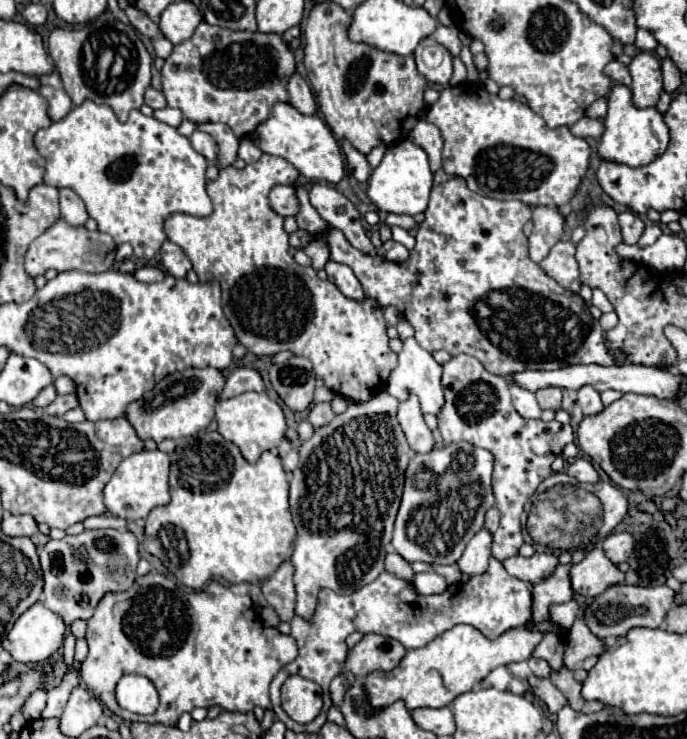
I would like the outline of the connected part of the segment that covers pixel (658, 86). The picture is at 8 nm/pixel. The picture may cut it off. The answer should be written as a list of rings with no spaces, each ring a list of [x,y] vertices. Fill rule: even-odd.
[[[640,52],[628,64],[632,76],[632,102],[636,108],[656,106],[662,92],[662,70],[660,62],[650,52]]]

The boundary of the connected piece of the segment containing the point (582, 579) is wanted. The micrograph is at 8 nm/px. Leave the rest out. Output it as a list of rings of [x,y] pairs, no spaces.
[[[602,548],[590,550],[582,562],[570,568],[572,590],[582,596],[598,596],[612,584],[622,584],[624,574],[606,558]]]

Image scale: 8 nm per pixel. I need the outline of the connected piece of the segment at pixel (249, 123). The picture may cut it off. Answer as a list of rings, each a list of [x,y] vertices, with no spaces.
[[[200,22],[194,36],[174,46],[172,54],[166,58],[162,66],[162,92],[168,100],[168,106],[182,110],[186,120],[192,120],[194,124],[222,122],[230,126],[238,138],[250,138],[256,126],[268,118],[272,104],[288,102],[286,82],[294,70],[296,62],[290,46],[284,44],[278,34],[234,32],[228,28],[212,26],[208,22]]]

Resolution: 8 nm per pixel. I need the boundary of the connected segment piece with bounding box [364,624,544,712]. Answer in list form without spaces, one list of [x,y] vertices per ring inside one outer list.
[[[458,624],[444,634],[438,634],[432,642],[422,648],[408,650],[398,668],[392,672],[372,672],[364,678],[364,690],[368,694],[368,702],[374,712],[384,710],[396,700],[404,700],[408,710],[416,708],[444,708],[456,696],[472,690],[472,686],[480,684],[494,668],[506,666],[510,662],[528,660],[536,644],[540,644],[544,636],[540,632],[532,632],[526,628],[512,628],[496,640],[484,638],[476,628]]]

